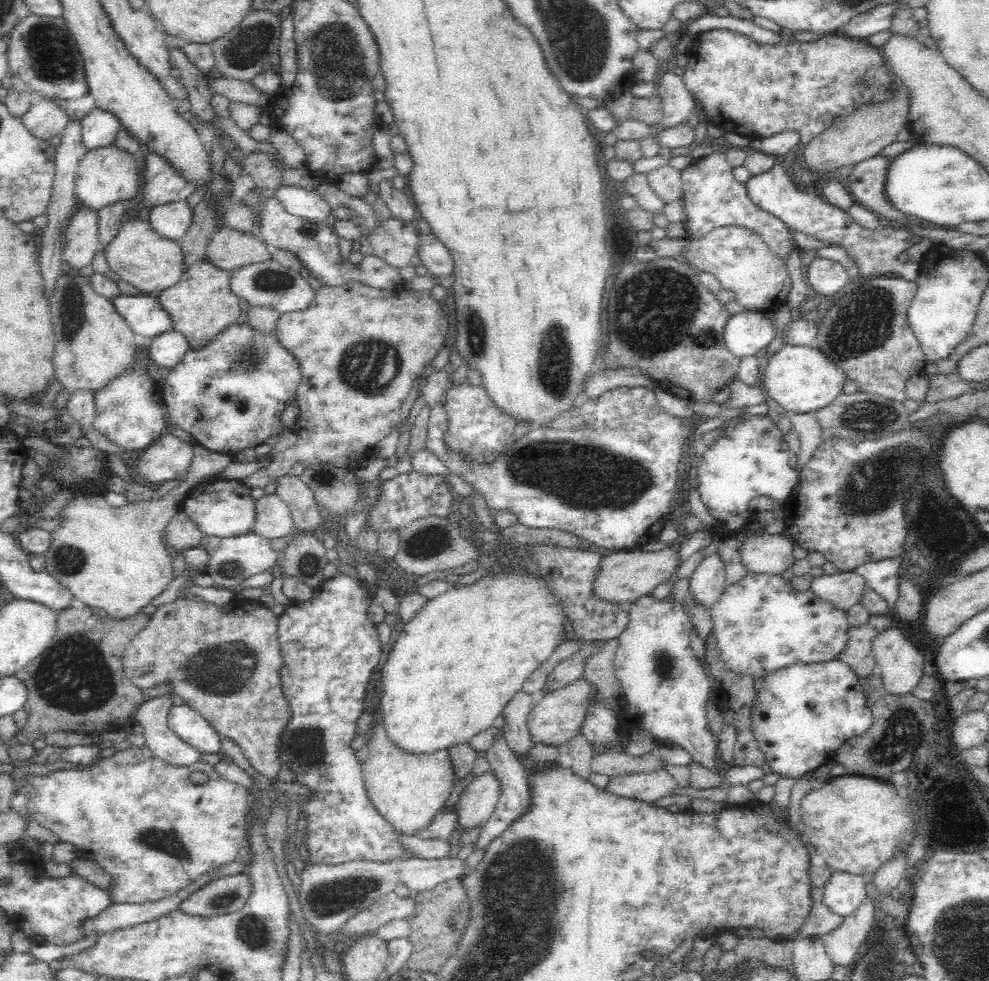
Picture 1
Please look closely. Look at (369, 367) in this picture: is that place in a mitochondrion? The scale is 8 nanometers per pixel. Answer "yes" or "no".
yes

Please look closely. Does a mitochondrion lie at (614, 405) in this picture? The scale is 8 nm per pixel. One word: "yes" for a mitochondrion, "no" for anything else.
no

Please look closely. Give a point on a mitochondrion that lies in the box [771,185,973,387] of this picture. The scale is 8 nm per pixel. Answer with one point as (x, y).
(864, 322)

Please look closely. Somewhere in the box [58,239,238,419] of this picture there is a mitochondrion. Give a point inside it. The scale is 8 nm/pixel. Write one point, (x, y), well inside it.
(73, 311)

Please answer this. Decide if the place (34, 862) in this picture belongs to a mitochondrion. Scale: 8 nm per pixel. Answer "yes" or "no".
no

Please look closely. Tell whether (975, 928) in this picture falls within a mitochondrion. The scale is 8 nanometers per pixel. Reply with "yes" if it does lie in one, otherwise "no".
yes

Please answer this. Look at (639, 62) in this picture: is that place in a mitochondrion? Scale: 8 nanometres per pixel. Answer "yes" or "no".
no

